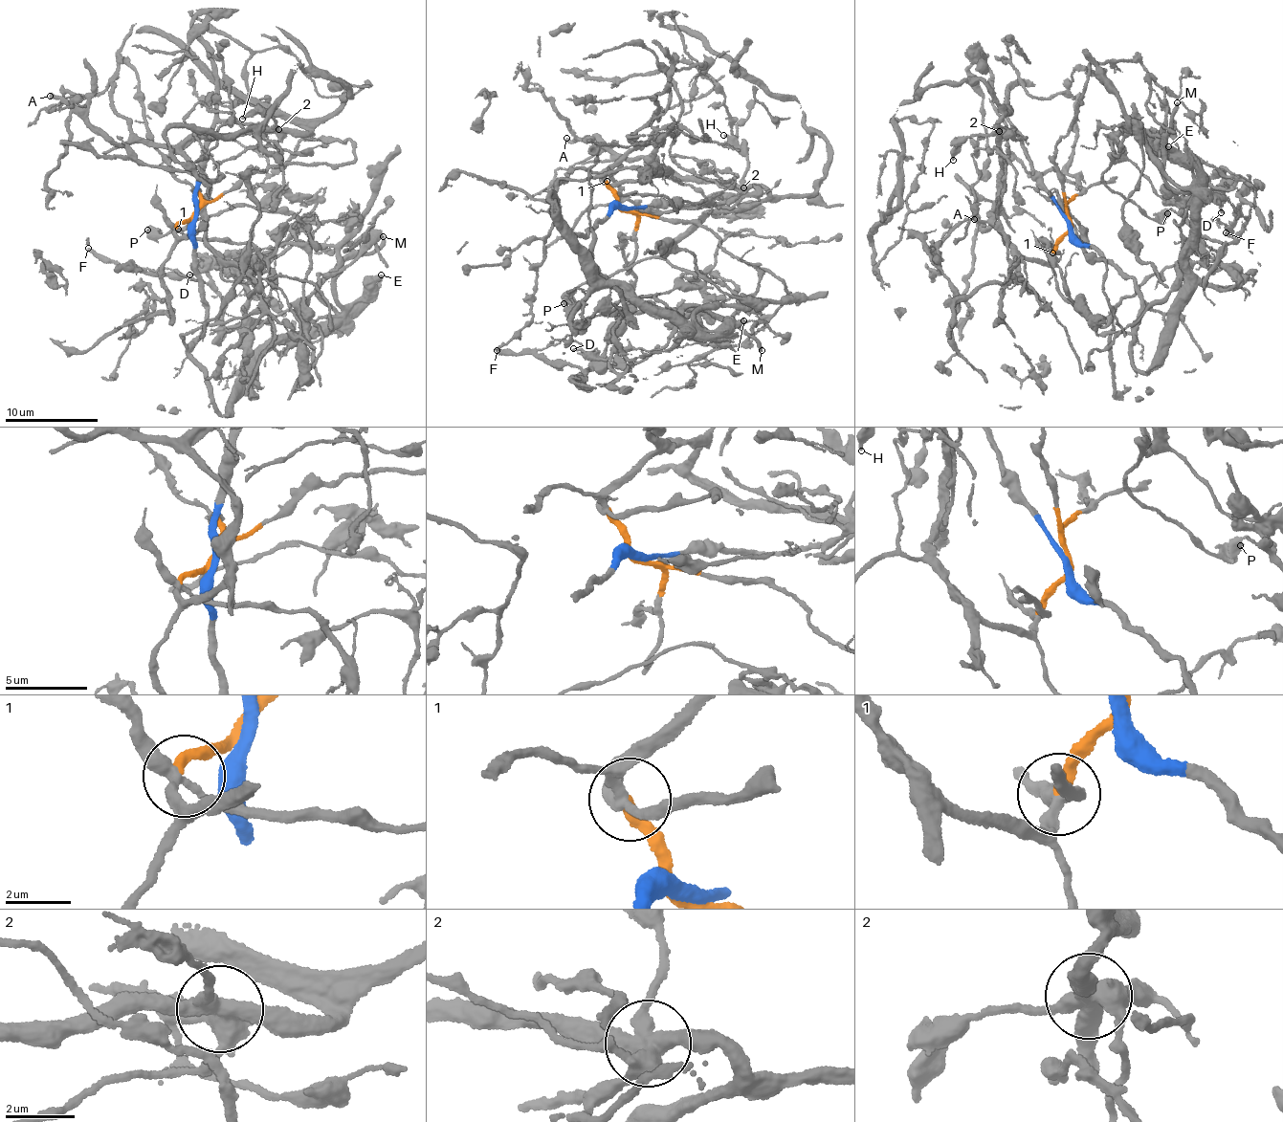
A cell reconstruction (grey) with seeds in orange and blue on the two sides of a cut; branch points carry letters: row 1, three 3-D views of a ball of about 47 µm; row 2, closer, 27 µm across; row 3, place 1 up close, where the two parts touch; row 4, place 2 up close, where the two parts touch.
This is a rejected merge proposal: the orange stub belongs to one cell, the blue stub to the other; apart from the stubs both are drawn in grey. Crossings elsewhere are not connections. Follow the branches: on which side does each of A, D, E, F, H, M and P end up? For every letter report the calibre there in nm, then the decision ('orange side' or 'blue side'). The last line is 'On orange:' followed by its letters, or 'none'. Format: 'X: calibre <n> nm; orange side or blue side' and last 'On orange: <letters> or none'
A: calibre 320 nm; orange side
D: calibre 100 nm; blue side
E: calibre 480 nm; blue side
F: calibre 340 nm; blue side
H: calibre 300 nm; blue side
M: calibre 280 nm; blue side
P: calibre 440 nm; blue side
On orange: A

